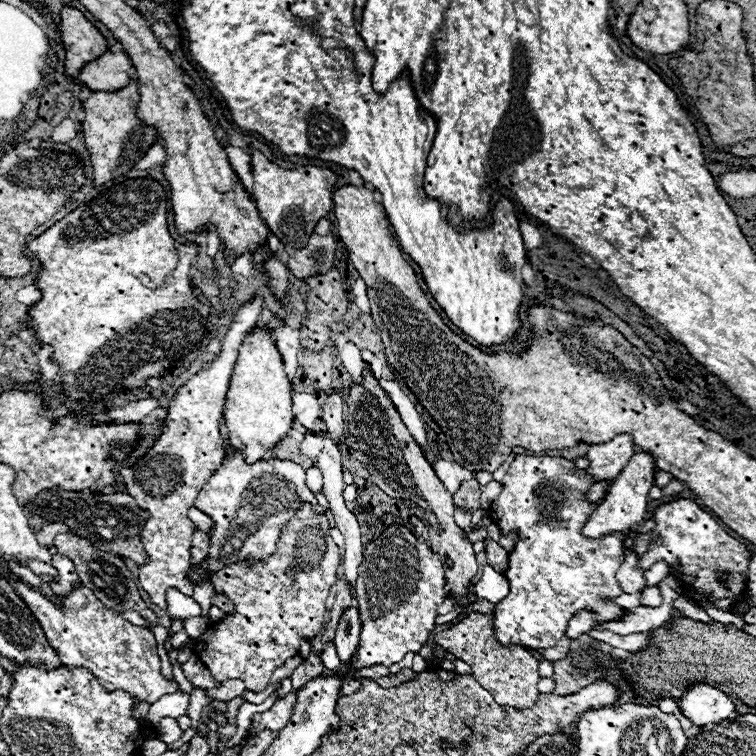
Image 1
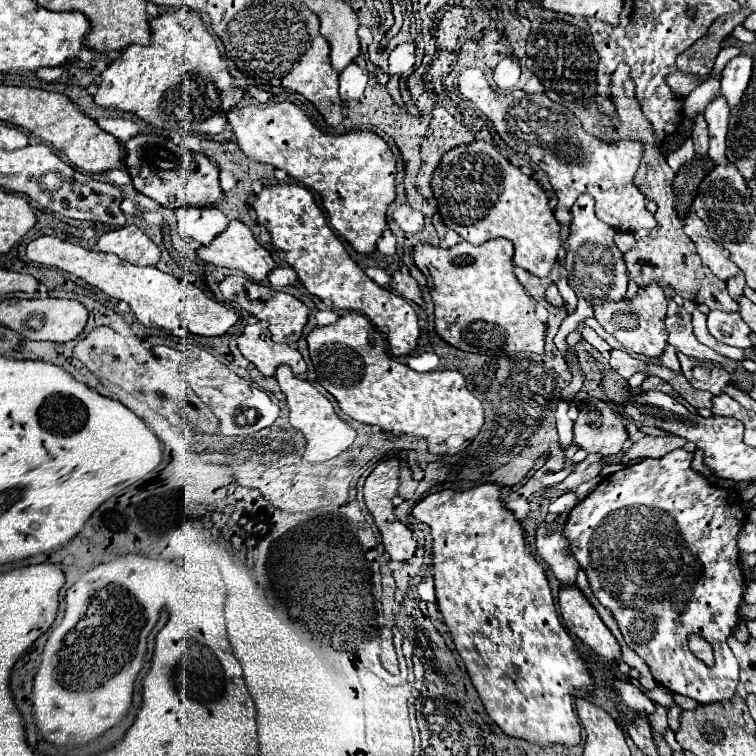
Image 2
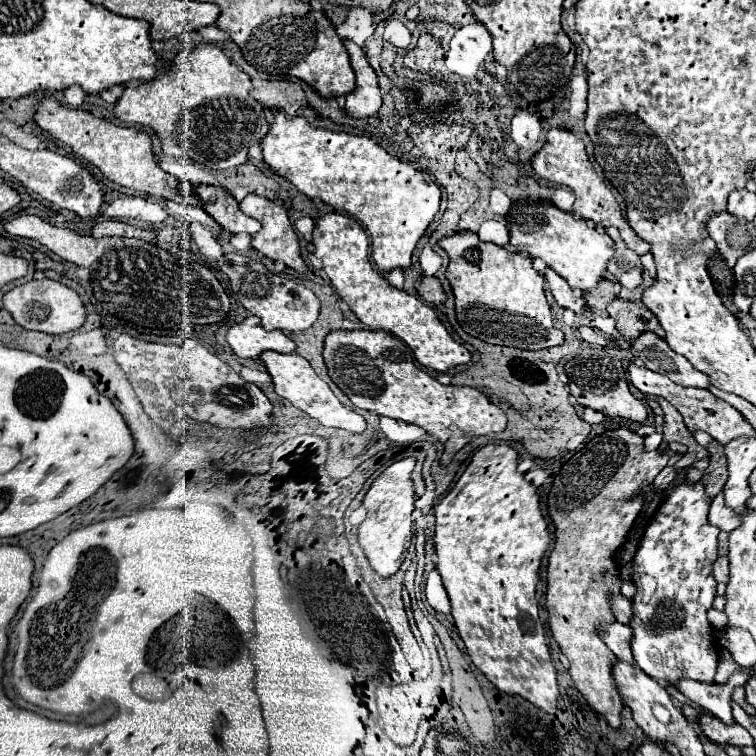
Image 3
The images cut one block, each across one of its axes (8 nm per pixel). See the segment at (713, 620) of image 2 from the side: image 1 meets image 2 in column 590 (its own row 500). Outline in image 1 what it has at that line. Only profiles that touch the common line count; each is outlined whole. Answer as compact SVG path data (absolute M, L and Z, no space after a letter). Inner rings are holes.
M516 454L500 484L502 492L498 494L496 500L492 500L488 512L492 522L500 528L504 536L518 532L518 542L514 544L514 550L508 552L508 568L504 570L504 576L510 584L510 592L506 598L496 602L492 610L492 618L496 622L494 624L496 640L506 648L518 644L526 650L540 650L556 646L556 642L566 632L568 620L576 616L576 612L580 610L594 612L598 622L620 620L626 614L626 610L612 600L624 594L616 580L616 570L626 558L626 546L624 546L626 534L614 532L600 538L588 538L582 534L584 524L588 522L590 514L596 508L596 504L586 500L586 492L594 484L594 480L586 474L586 470L576 468L576 464L566 458L556 458L556 456L534 458L534 456Z

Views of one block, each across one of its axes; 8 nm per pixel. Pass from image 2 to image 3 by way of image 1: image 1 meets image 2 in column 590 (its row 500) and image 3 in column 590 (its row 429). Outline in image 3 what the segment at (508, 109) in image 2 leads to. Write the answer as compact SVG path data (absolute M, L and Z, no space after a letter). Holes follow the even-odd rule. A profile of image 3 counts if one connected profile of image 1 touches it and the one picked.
M552 128L546 136L544 148L540 152L536 152L536 156L532 158L532 168L540 178L544 178L548 182L554 182L558 186L568 186L570 188L576 194L574 212L580 214L584 220L592 220L594 224L600 224L604 228L606 226L616 226L622 234L622 240L638 254L644 254L644 252L650 250L650 244L646 240L638 238L638 234L630 228L628 220L624 218L624 214L622 214L614 194L606 186L606 182L594 172L594 166L590 164L584 142L580 138L572 136L564 128Z

